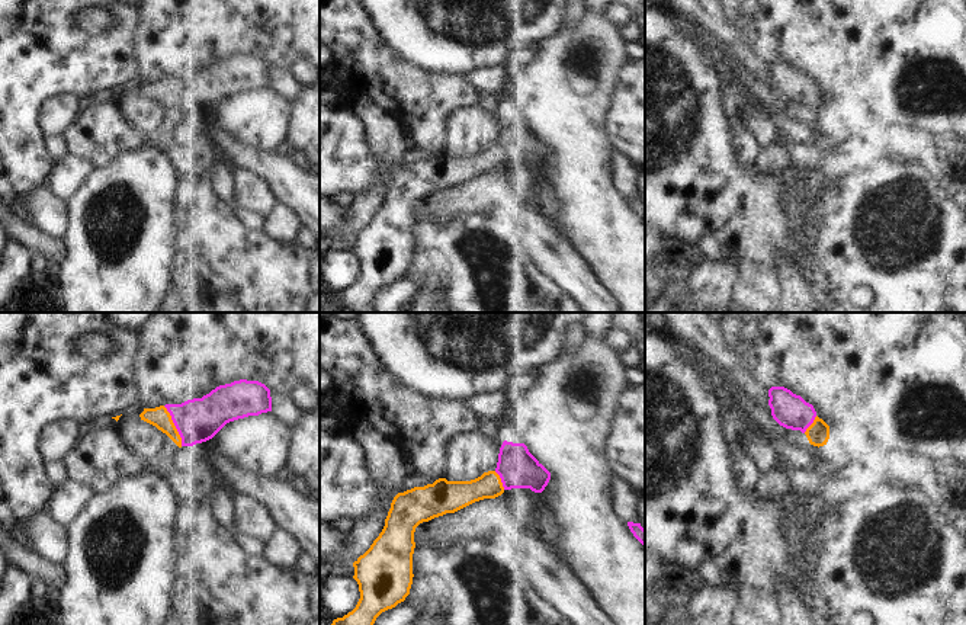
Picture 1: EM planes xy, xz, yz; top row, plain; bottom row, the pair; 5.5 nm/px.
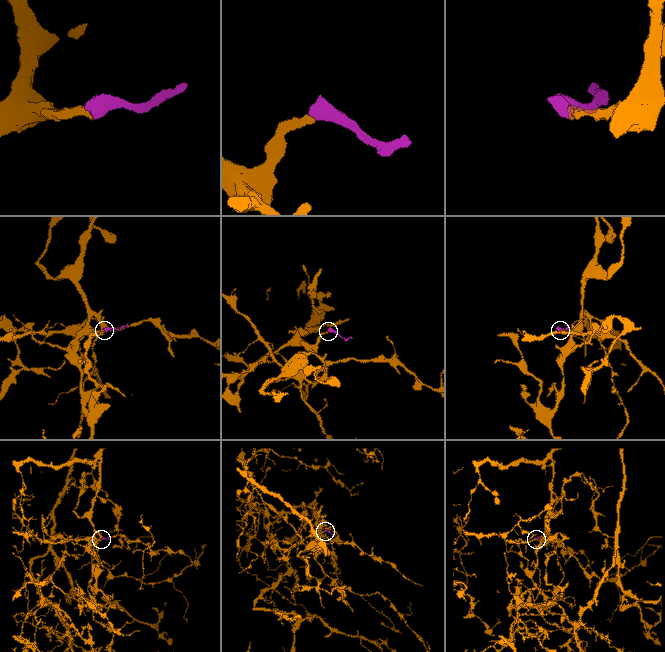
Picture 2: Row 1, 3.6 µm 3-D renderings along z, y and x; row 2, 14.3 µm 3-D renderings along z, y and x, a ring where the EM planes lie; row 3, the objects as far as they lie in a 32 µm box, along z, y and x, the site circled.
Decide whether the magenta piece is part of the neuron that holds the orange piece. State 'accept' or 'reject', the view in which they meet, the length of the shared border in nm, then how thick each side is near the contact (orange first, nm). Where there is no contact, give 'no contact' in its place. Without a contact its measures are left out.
accept; meets orange in xy; contact 240 nm long; 110 nm thick on the orange side, 240 nm on the other

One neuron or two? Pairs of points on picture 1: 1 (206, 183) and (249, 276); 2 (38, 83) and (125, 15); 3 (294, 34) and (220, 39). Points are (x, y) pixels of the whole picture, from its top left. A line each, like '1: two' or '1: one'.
1: one
2: one
3: one

